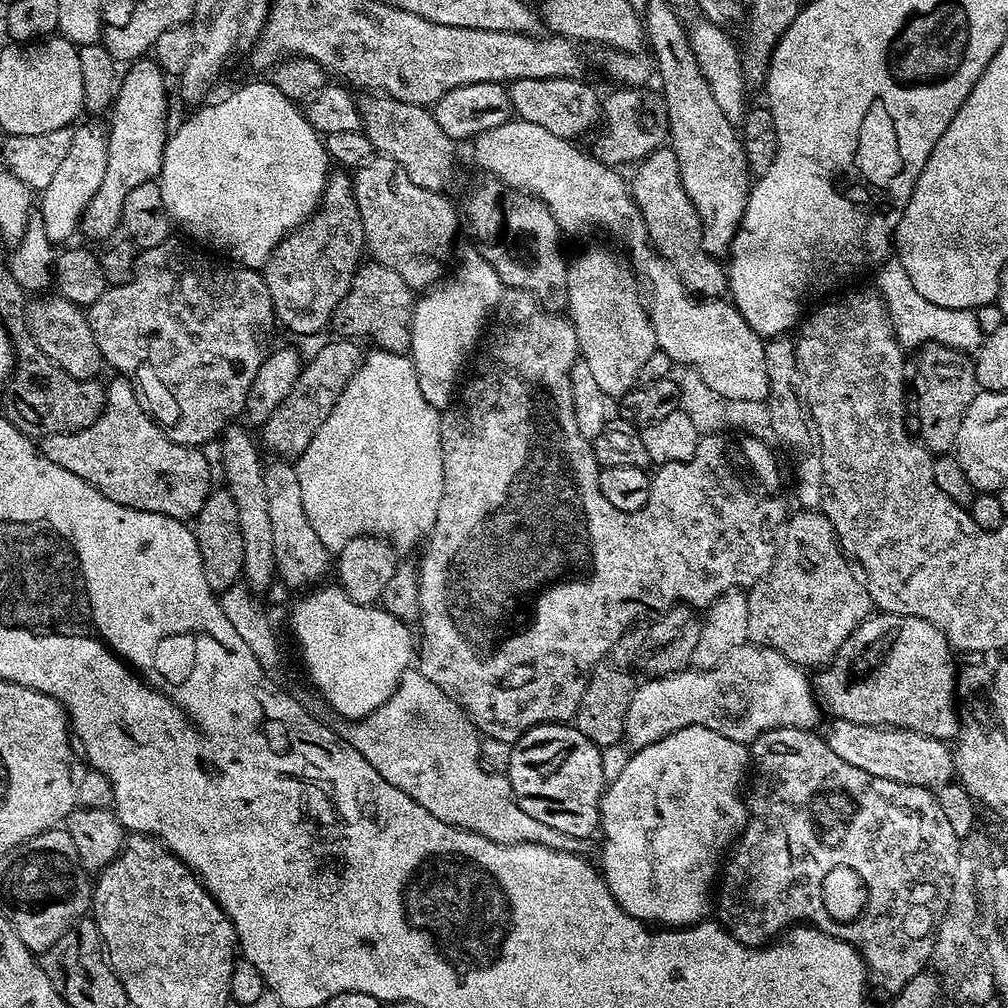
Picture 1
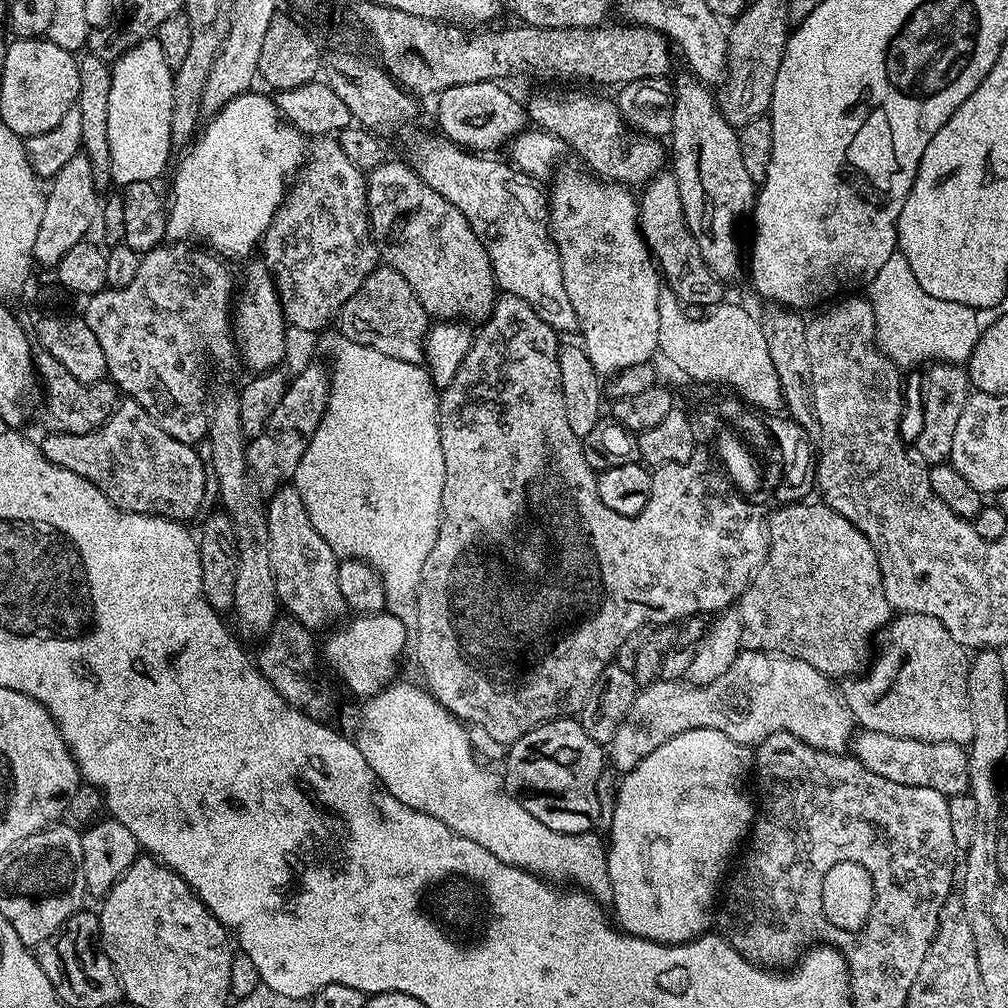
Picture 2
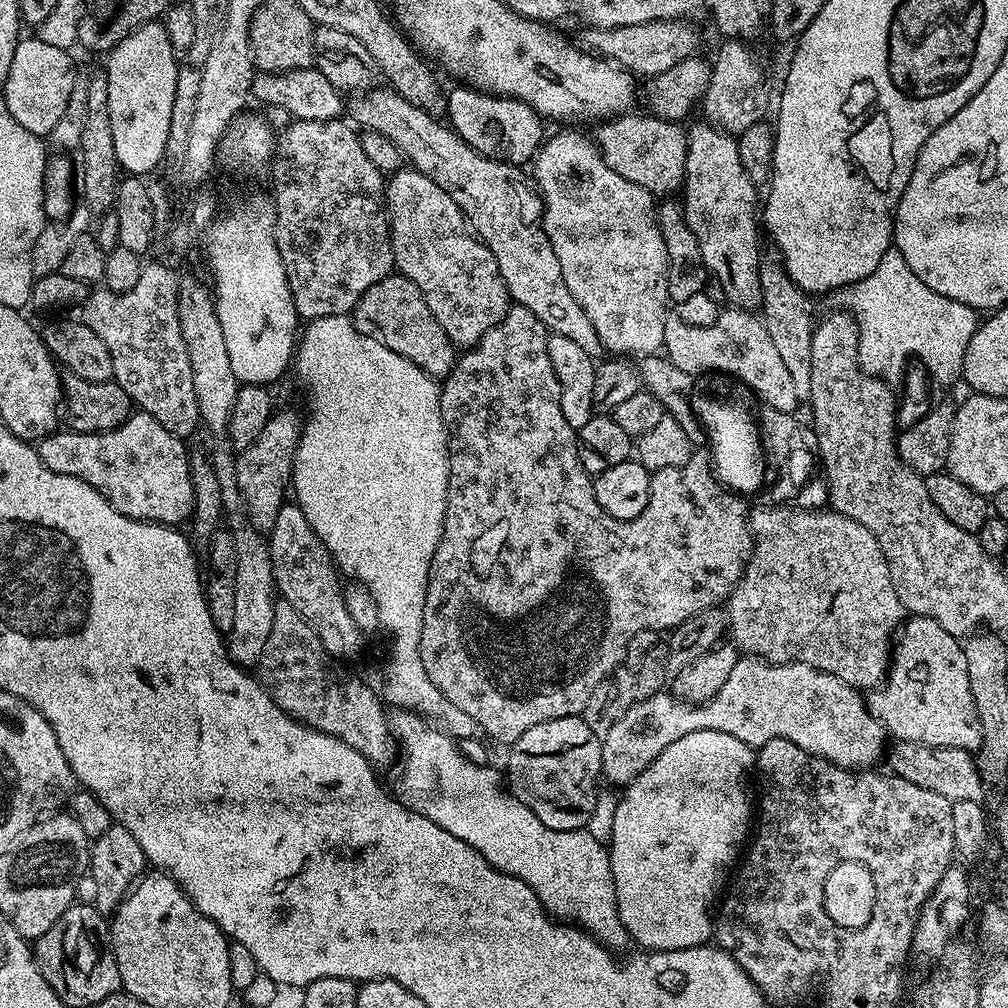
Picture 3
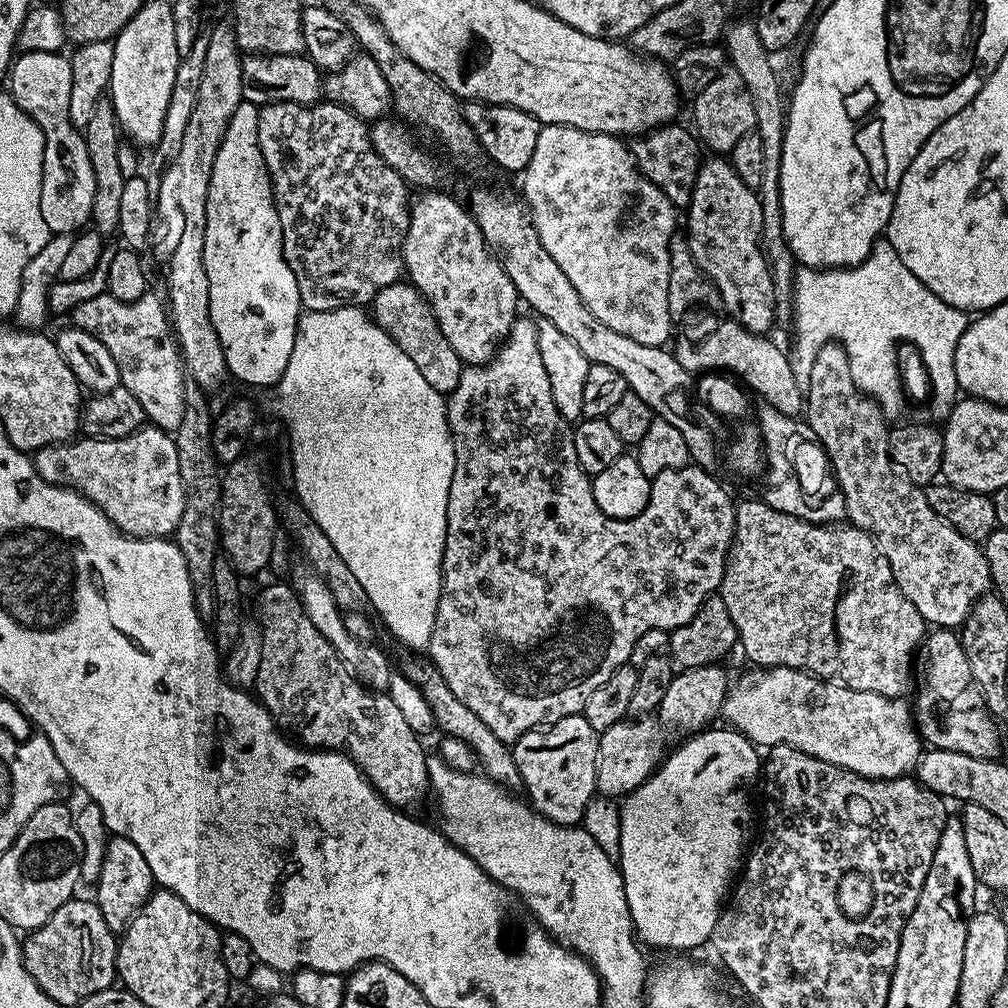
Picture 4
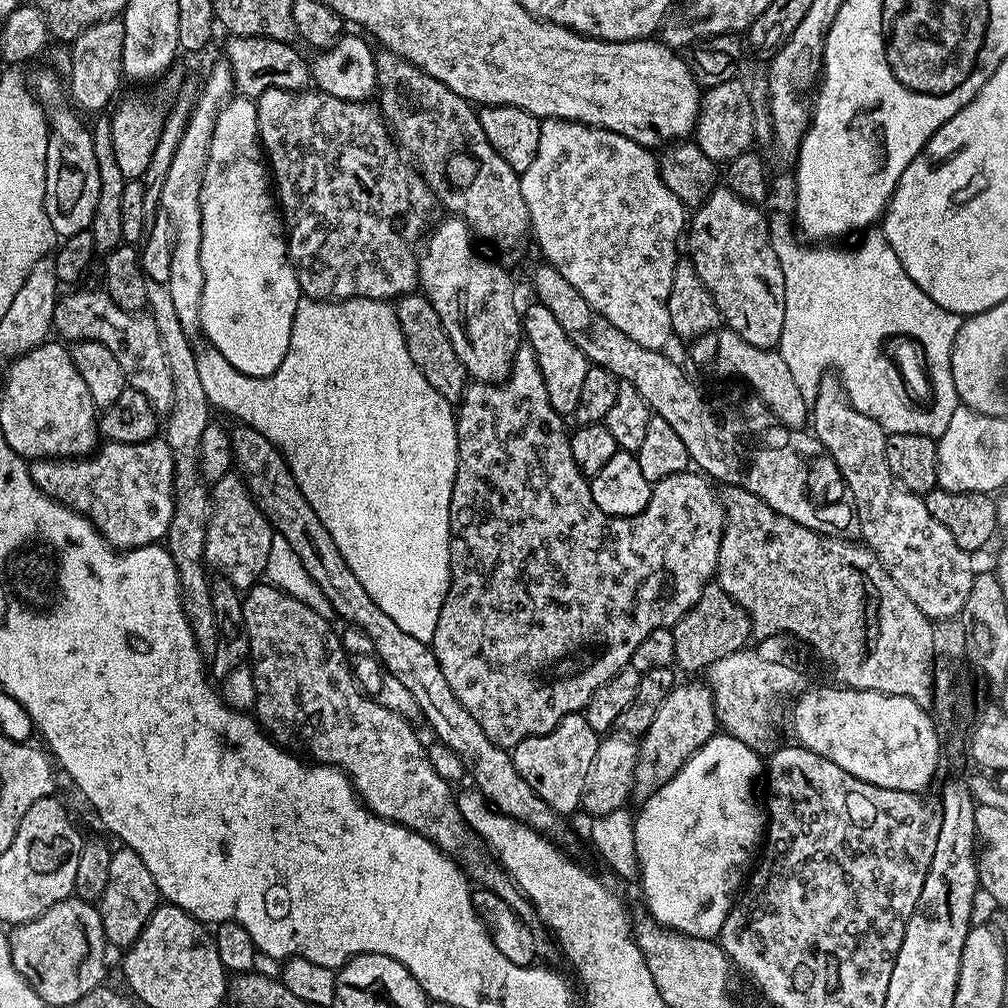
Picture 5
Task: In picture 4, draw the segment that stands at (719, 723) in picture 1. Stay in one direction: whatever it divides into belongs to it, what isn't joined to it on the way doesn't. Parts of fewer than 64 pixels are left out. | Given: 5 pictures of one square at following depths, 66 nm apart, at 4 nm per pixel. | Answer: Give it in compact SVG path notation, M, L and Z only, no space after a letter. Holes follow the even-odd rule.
M778 668L771 670L750 670L746 676L742 677L740 681L733 683L729 687L727 696L724 697L724 707L722 709L722 716L725 716L727 723L731 725L737 732L741 732L746 739L752 741L753 744L759 746L761 749L767 750L785 744L791 748L802 750L806 754L810 754L814 758L822 758L822 762L830 762L839 768L850 770L859 776L865 776L871 780L899 780L905 774L911 773L915 769L916 764L920 761L922 755L922 741L920 734L916 730L914 723L914 712L911 707L908 708L900 698L893 698L890 696L879 696L873 692L863 692L862 690L854 690L847 688L845 684L837 684L834 680L825 680L823 676L813 676L807 670L799 668ZM645 714L639 718L619 720L605 732L599 733L596 790L601 797L623 798L648 781L661 763L665 751L660 731L661 725L651 715Z

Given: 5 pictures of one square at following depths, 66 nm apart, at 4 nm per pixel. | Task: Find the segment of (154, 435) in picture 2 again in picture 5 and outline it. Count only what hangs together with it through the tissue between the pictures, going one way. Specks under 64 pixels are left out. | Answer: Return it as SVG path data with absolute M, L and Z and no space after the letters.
M162 438L129 444L104 442L87 456L33 460L28 469L30 478L34 478L34 486L91 520L105 540L117 550L141 548L167 537L170 518L174 518L174 454Z

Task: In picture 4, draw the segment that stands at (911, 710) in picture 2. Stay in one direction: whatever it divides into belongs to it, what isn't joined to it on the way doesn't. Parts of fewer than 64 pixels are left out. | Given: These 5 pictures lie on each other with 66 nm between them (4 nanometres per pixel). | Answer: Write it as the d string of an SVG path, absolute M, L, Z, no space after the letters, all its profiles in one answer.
M936 628L929 631L924 637L924 643L920 645L918 649L918 655L914 660L914 672L918 679L914 684L914 692L916 688L916 704L914 703L914 723L917 732L920 734L920 739L925 745L932 748L941 748L942 750L954 750L955 752L961 752L962 754L970 754L970 758L982 758L983 760L997 759L1001 754L1000 752L1000 732L996 729L998 724L997 717L992 715L990 709L987 708L986 702L983 700L983 696L979 689L976 688L975 682L972 680L970 672L970 664L967 661L966 650L961 644L961 637L957 635L955 631L947 628Z

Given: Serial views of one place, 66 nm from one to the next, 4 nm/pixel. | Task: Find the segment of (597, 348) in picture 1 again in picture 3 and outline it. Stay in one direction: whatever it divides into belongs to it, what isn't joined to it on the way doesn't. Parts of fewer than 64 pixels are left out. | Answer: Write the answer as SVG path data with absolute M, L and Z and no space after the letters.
M560 132L557 136L549 135L540 145L540 150L536 153L531 168L533 174L536 175L536 180L534 179L535 191L539 192L541 200L544 201L544 236L550 242L550 246L558 258L558 266L562 266L562 278L566 282L570 294L574 294L578 306L582 306L582 310L586 310L586 318L590 318L601 345L607 351L609 348L612 354L623 354L628 358L632 358L630 356L643 358L659 353L664 346L664 327L670 319L670 312L668 312L670 301L667 292L668 260L666 244L663 242L657 220L657 197L642 186L627 181L621 174L612 170L603 160L603 154L596 144L589 137L587 140L586 137L579 136L576 132Z

